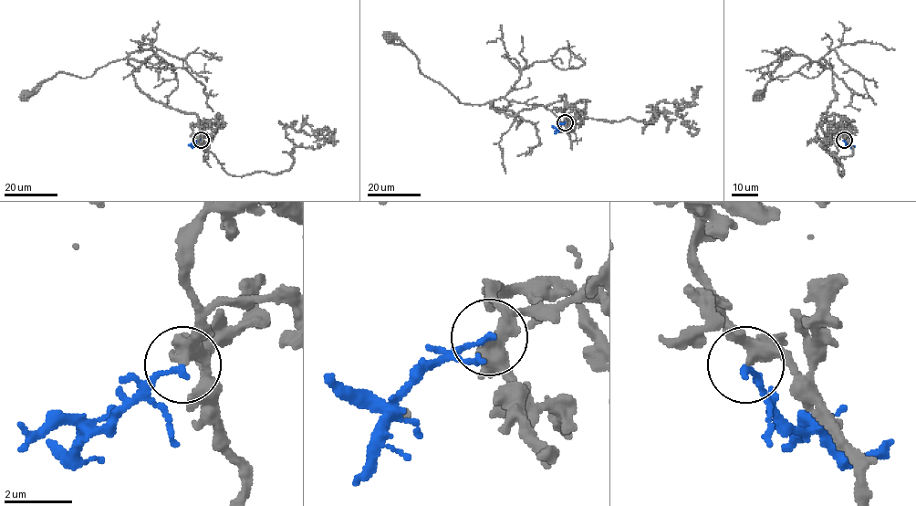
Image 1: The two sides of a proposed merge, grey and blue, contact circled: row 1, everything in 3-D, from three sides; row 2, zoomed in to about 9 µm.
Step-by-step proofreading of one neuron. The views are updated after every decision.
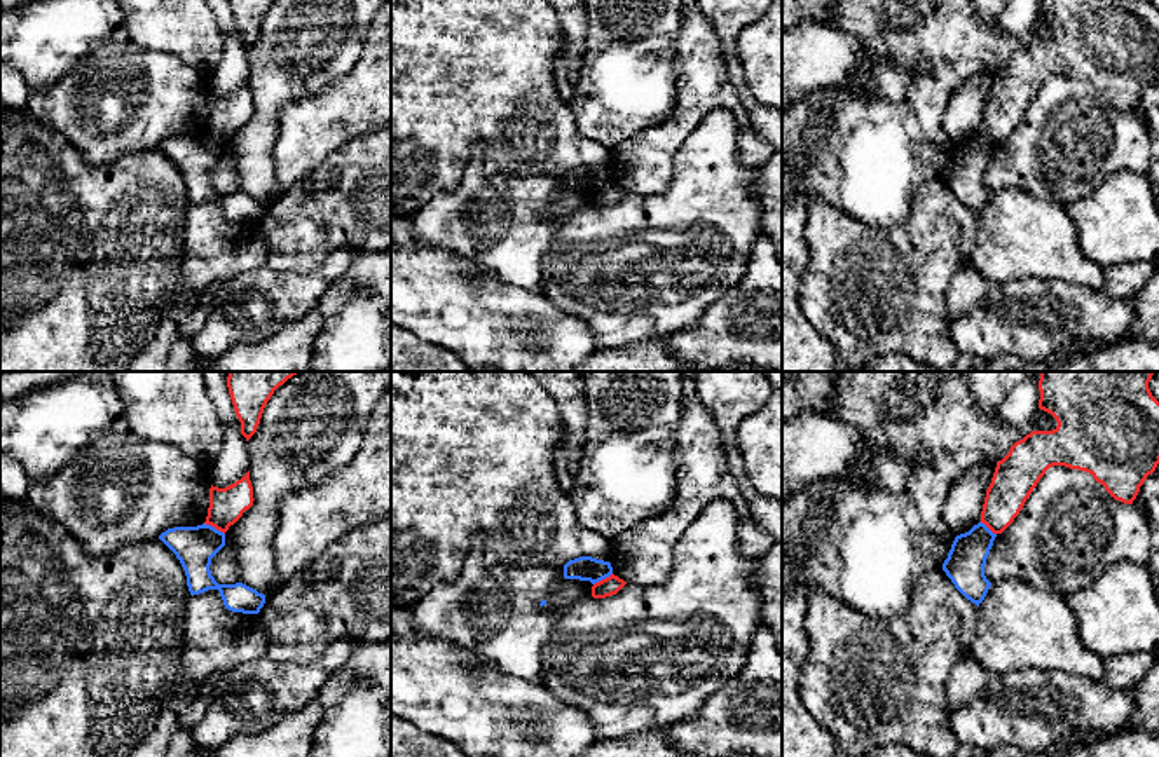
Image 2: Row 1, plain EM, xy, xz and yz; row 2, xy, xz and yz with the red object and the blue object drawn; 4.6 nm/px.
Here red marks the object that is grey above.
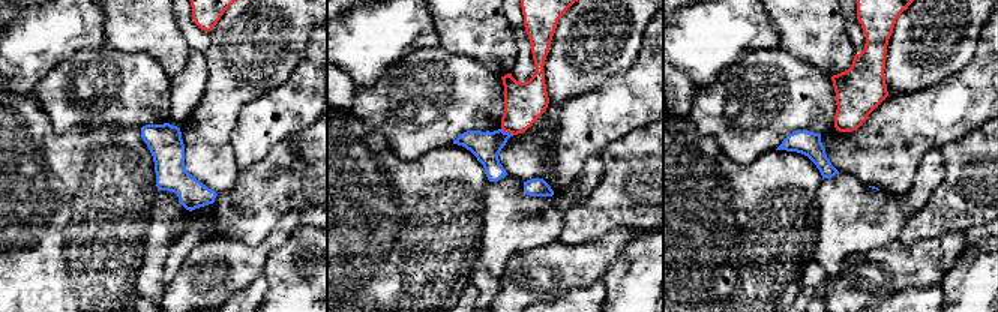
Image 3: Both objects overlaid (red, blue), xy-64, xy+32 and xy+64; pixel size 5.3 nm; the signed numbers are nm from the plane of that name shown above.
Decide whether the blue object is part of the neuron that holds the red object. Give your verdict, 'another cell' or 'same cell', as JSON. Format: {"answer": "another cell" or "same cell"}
{"answer": "another cell"}

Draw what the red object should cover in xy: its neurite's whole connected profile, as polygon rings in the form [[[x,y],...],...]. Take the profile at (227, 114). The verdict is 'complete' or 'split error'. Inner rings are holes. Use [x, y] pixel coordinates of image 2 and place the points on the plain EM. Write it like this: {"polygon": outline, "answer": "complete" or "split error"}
{"polygon": [[[250,80],[236,92],[218,98],[209,98],[209,117],[206,134],[215,136],[220,141],[227,141],[246,119],[253,115],[253,96],[250,91]]], "answer": "complete"}

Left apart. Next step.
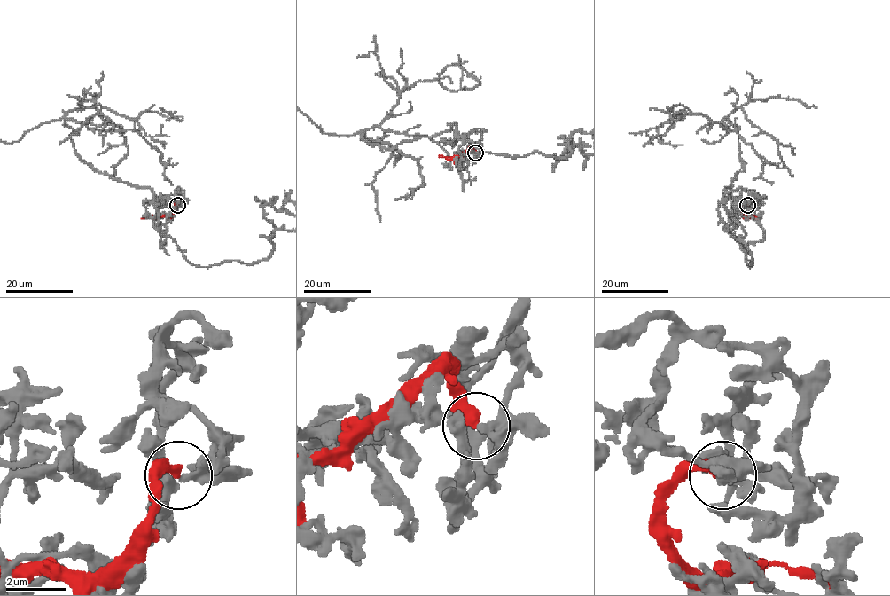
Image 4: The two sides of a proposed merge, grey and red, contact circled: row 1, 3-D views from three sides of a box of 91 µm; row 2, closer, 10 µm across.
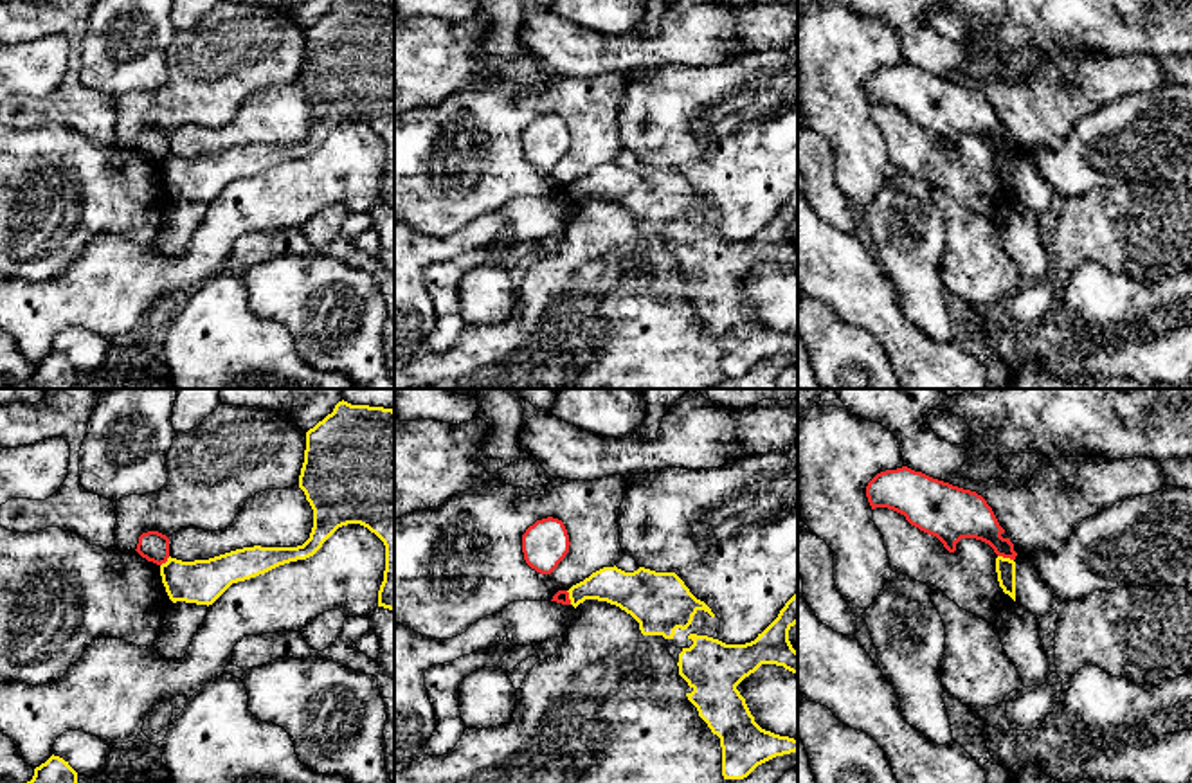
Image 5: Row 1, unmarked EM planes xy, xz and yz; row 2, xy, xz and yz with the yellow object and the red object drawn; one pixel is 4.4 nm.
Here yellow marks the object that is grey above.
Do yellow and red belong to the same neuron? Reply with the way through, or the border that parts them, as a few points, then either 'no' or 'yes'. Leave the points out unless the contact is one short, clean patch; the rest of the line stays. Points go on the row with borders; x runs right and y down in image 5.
no

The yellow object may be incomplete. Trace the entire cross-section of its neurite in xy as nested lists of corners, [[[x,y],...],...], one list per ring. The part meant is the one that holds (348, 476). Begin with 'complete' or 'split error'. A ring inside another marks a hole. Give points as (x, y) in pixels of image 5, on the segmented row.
complete; [[[339,401],[331,414],[306,432],[299,488],[313,509],[310,538],[297,547],[243,547],[209,560],[167,558],[162,583],[173,603],[212,605],[232,583],[265,574],[279,565],[313,556],[342,526],[360,524],[385,545],[385,571],[378,607],[394,612],[394,410]]]

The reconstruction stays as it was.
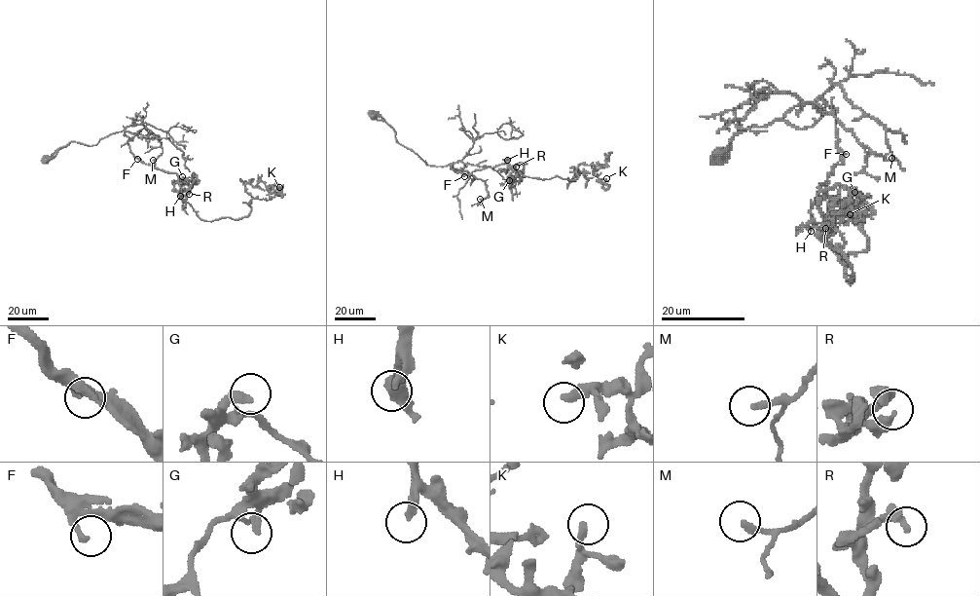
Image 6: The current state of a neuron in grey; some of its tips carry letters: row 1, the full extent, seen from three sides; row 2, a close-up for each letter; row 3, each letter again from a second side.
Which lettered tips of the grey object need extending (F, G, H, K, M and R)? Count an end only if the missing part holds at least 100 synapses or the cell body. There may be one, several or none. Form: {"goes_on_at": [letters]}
{"goes_on_at": ["H"]}

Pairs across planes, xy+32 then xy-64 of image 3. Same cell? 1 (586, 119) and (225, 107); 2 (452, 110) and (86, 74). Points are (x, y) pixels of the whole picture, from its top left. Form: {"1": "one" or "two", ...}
{"1": "two", "2": "one"}

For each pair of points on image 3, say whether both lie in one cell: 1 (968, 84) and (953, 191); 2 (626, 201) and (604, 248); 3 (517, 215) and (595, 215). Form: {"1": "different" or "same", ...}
{"1": "different", "2": "different", "3": "different"}

